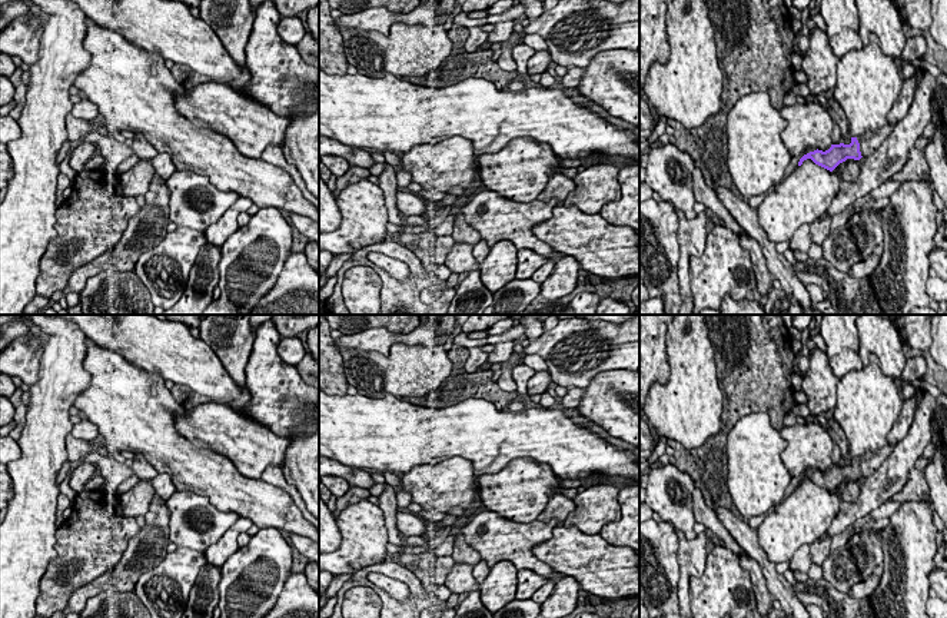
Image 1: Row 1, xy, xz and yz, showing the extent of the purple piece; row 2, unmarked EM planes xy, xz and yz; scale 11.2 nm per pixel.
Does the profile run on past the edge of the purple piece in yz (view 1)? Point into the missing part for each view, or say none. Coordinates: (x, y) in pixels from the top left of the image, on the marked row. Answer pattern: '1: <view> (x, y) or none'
1: yz (869, 142)

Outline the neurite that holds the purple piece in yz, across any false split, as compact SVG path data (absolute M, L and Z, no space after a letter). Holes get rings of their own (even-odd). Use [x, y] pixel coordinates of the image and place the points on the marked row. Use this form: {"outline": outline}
{"outline": "M884 124L875 132L865 132L858 137L851 137L850 144L831 144L831 147L825 152L818 149L810 152L800 159L798 166L801 166L804 160L811 159L815 165L833 172L847 159L860 160L861 157L873 154L891 134L896 126L897 124Z"}

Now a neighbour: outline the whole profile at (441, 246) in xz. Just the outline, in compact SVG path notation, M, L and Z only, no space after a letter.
M438 236L436 240L432 243L432 260L435 265L443 265L448 252L455 245L453 237L449 236Z

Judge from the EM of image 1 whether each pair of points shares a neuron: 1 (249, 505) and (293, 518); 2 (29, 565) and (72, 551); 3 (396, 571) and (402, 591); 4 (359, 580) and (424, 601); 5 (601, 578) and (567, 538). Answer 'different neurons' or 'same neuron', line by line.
1: same neuron
2: different neurons
3: different neurons
4: same neuron
5: same neuron

